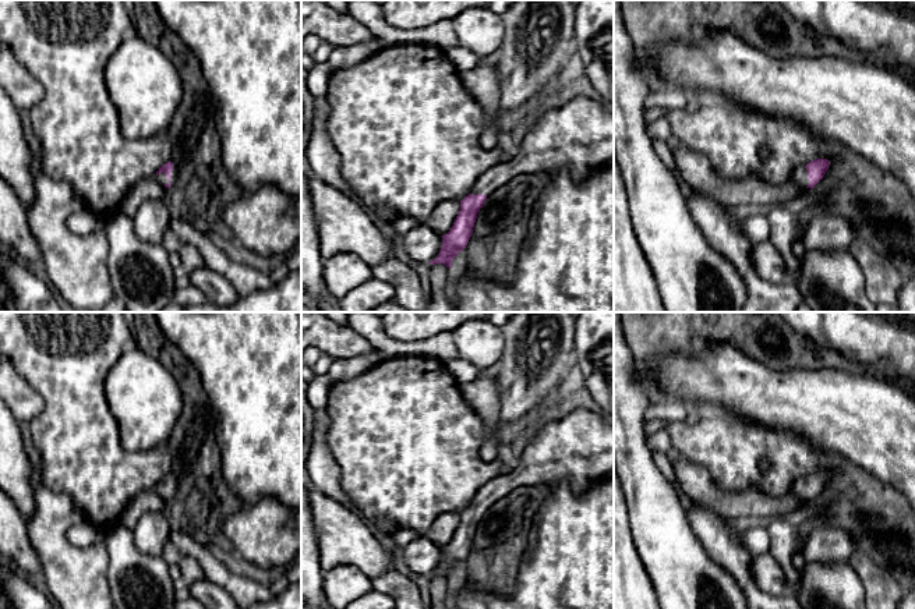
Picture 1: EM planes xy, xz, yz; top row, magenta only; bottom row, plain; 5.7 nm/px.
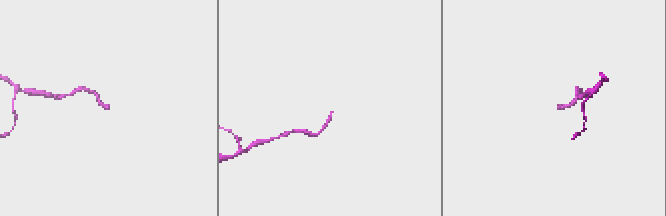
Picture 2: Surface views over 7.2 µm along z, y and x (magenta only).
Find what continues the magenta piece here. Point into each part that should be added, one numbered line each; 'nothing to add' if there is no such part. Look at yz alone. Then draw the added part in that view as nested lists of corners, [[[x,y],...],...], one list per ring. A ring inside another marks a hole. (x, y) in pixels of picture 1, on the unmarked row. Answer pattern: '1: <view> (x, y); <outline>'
1: yz (799, 489); [[[798,479],[792,488],[791,488],[791,493],[789,495],[794,495],[796,498],[801,498],[801,499],[808,499],[809,496],[809,491],[808,491],[808,482],[806,479]]]

